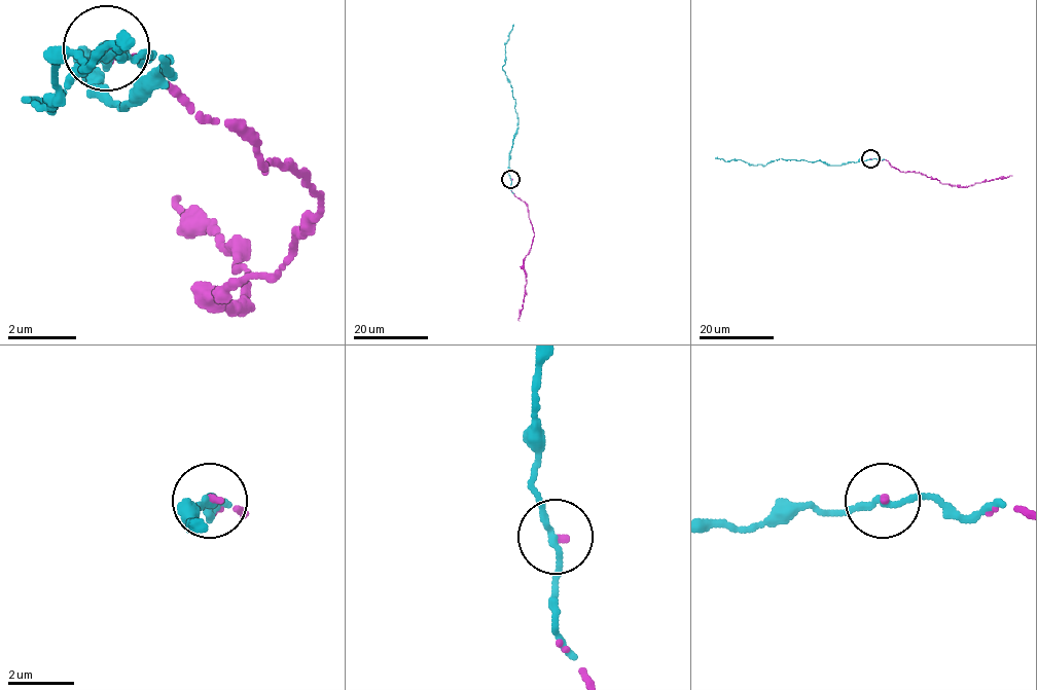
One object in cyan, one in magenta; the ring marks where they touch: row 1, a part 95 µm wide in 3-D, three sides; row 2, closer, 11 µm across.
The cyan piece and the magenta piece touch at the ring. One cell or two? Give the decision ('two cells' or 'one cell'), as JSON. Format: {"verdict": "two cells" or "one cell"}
{"verdict": "one cell"}

